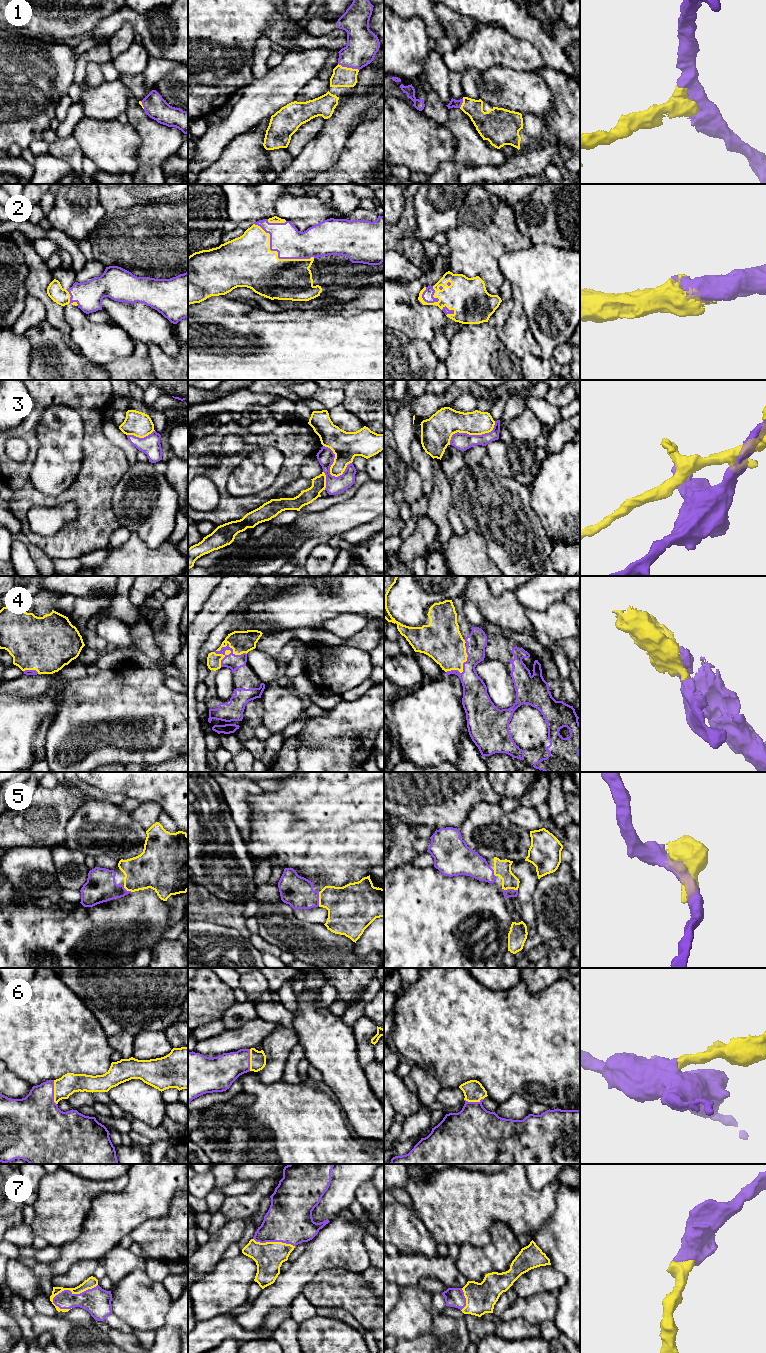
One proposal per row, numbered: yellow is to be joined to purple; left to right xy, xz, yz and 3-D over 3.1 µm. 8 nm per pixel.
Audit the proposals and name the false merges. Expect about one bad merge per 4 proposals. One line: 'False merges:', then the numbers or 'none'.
False merges: 3

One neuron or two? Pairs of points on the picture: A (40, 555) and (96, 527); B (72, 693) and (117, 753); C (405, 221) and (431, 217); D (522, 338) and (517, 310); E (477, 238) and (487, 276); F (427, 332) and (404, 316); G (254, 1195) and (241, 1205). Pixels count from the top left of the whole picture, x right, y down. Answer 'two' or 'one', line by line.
A: two
B: one
C: two
D: one
E: one
F: one
G: one

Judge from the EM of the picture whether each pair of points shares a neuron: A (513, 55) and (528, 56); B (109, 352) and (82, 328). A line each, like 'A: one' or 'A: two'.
A: one
B: one

